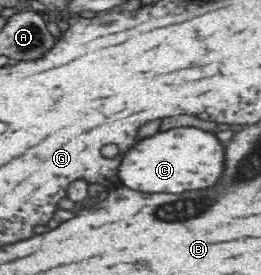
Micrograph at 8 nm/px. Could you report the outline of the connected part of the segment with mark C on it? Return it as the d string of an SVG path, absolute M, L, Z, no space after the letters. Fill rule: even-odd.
M177 128L177 130L157 132L153 136L137 140L123 154L121 166L117 166L117 176L119 176L119 182L123 186L127 186L131 190L137 190L137 192L179 194L179 192L185 192L185 190L197 190L197 188L211 186L219 178L221 170L223 170L223 146L219 144L219 140L213 134L203 132L199 128Z

